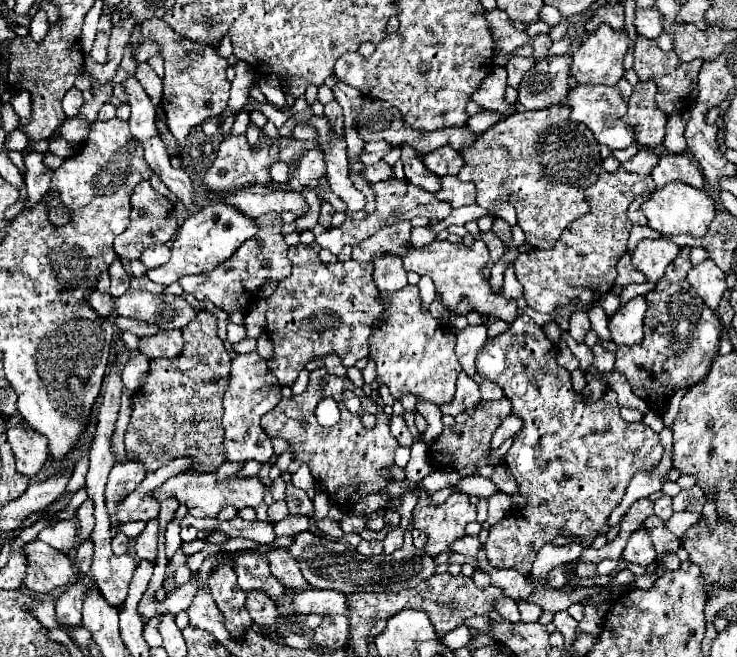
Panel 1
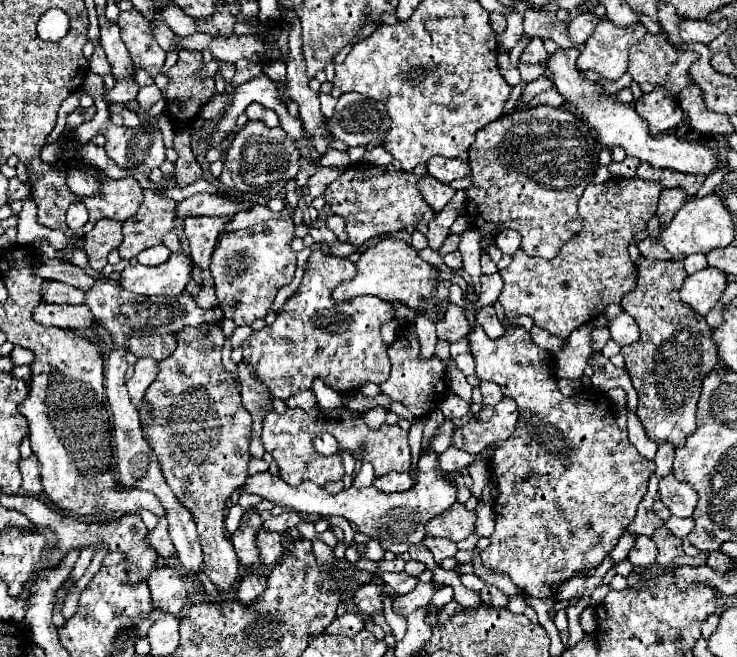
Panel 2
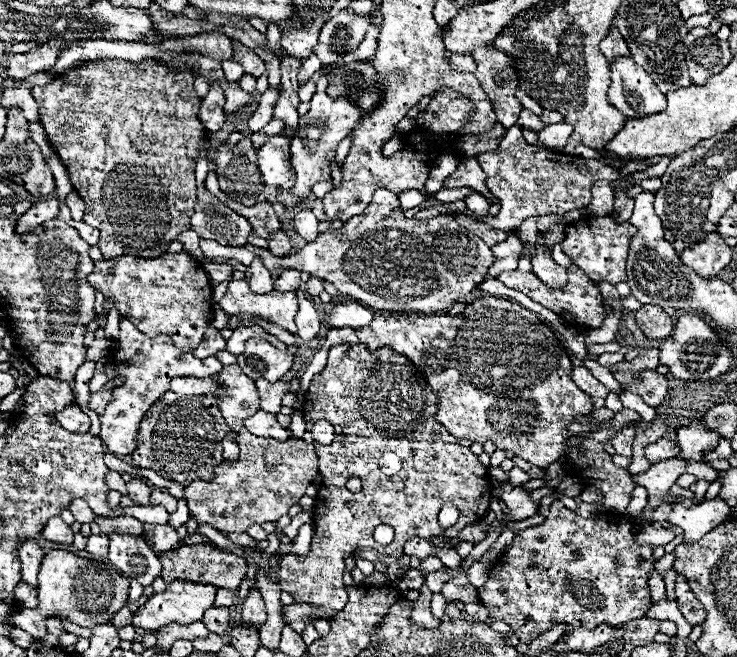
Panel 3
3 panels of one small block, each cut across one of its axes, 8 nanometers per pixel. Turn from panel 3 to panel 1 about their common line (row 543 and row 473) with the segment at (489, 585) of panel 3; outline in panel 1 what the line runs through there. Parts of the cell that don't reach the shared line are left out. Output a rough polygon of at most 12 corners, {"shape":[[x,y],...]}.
{"shape":[[520,314],[476,360],[524,422],[504,462],[528,504],[494,568],[588,546],[664,454],[617,395],[582,402]]}

